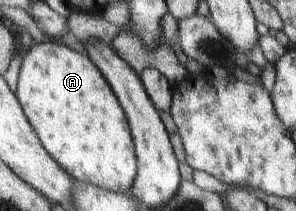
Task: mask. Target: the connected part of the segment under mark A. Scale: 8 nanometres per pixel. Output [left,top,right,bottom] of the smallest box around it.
[16,39,138,193]

